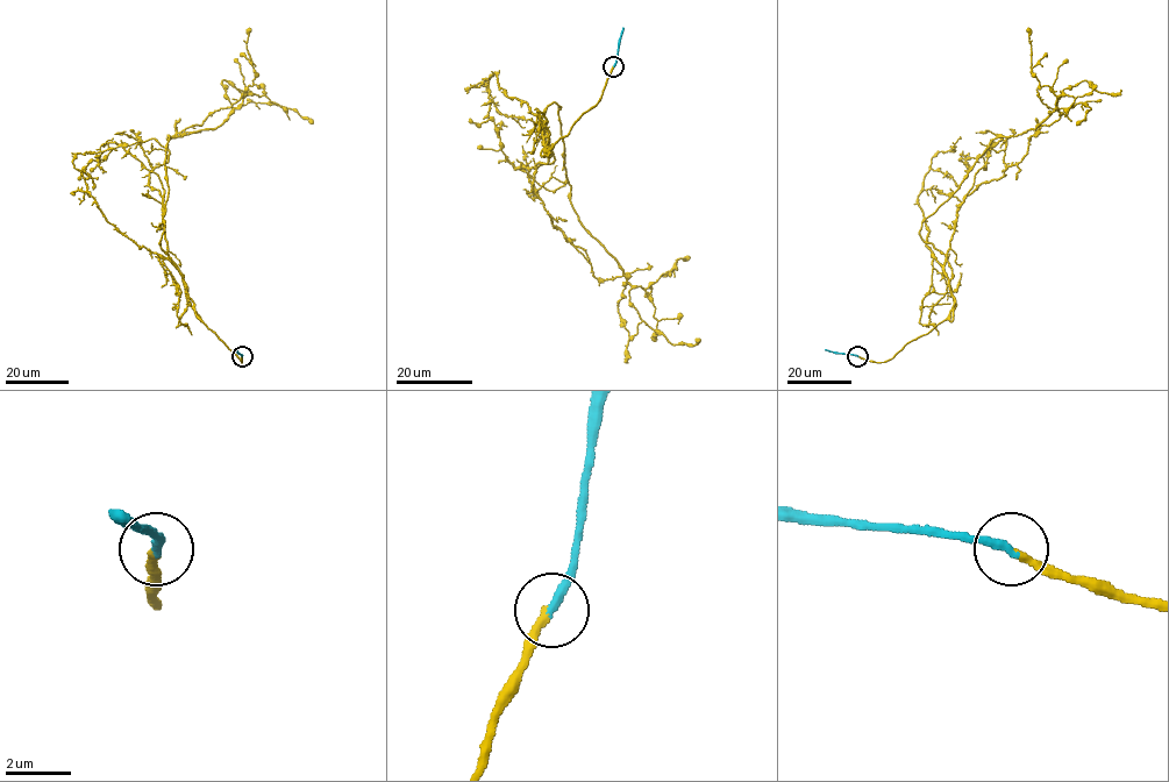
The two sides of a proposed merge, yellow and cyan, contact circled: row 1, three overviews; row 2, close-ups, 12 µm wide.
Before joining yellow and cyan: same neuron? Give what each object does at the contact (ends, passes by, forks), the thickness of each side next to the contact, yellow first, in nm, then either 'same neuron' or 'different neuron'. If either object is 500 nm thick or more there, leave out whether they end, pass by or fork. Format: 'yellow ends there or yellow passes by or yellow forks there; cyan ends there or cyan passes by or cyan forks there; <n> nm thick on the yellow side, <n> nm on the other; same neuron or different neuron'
yellow ends there; cyan ends there; 240 nm thick on the yellow side, 280 nm on the other; same neuron

